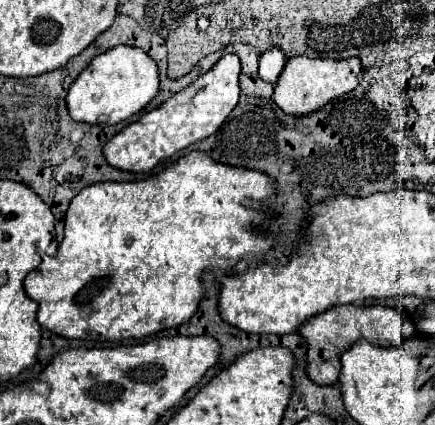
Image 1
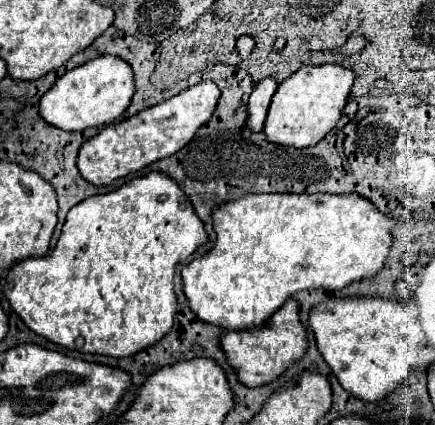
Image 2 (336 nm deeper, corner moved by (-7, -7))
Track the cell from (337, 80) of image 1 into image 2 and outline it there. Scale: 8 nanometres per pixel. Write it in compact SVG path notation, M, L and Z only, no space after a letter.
M304 65L286 81L282 81L272 97L268 117L264 123L264 133L272 143L290 145L290 147L308 147L322 141L338 123L342 109L348 103L354 71L348 71L342 65Z

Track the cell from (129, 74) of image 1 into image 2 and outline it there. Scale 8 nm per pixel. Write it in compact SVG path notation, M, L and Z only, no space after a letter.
M96 57L88 63L64 73L48 93L40 99L40 115L54 127L64 131L84 131L114 123L122 117L134 97L136 85L132 69L120 57Z

